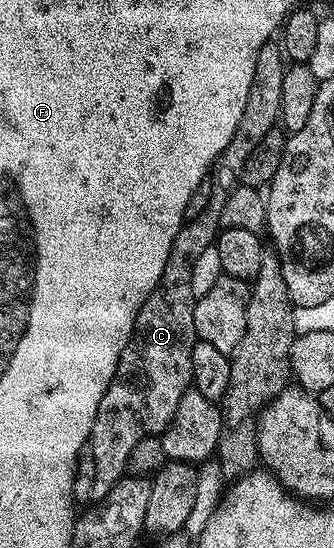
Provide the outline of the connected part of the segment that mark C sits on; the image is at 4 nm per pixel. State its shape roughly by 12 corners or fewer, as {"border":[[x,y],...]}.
{"border":[[262,46],[212,168],[100,397],[95,496],[191,390],[192,269],[215,246],[244,161],[275,130],[284,51]]}

